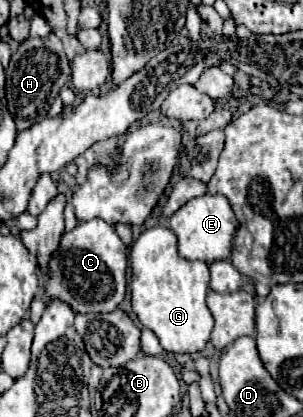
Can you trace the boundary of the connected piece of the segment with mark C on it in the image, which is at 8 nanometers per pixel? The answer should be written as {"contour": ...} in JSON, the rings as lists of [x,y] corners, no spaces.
{"contour":[[[95,218],[65,232],[61,246],[49,264],[49,282],[43,282],[51,298],[67,302],[75,312],[113,312],[125,298],[127,248],[119,240],[115,226]]]}

